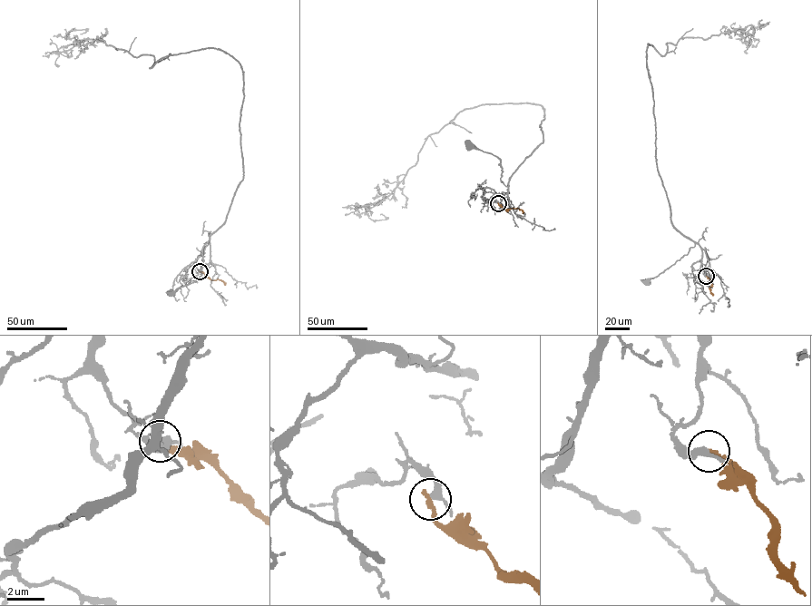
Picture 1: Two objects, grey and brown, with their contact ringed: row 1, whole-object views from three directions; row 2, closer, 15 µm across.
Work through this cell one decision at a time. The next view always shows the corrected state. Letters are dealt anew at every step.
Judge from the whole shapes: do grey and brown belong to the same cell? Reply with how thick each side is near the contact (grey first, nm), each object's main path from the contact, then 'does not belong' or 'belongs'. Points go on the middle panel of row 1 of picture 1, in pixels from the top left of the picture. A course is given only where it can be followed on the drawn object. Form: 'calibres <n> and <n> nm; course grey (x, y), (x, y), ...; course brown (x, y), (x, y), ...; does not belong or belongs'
calibres 320 and 280 nm; course grey (498, 203), (494, 200), (499, 203), (507, 196), (508, 189), (501, 181), (500, 160), (469, 145); course brown (498, 203), (507, 210), (518, 208), (523, 213); does not belong

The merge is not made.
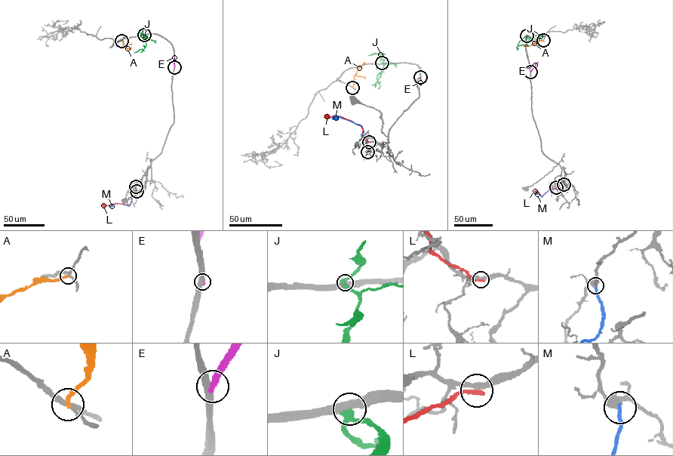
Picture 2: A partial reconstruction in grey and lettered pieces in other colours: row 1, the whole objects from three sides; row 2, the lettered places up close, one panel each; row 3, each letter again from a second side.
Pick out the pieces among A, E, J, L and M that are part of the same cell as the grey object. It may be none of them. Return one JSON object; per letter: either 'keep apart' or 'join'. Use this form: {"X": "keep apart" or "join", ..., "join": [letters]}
{"A": "keep apart", "E": "keep apart", "J": "keep apart", "L": "keep apart", "M": "keep apart", "join": []}

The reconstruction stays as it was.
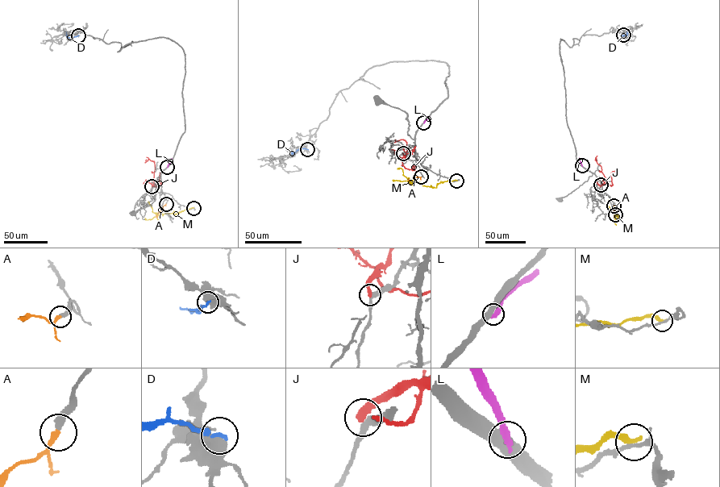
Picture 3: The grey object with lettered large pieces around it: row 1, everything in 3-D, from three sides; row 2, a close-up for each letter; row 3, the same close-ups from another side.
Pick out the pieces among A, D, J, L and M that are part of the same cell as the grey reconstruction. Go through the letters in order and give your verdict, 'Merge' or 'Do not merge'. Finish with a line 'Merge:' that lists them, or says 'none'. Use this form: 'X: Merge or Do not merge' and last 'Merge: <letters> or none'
A: Merge
D: Do not merge
J: Do not merge
L: Do not merge
M: Do not merge
Merge: A

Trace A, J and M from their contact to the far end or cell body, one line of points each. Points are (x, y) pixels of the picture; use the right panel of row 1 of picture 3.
A: (613, 206), (613, 210), (617, 214), (614, 217)
J: (601, 185), (606, 180), (595, 157)
M: (615, 214), (608, 206), (609, 200)

